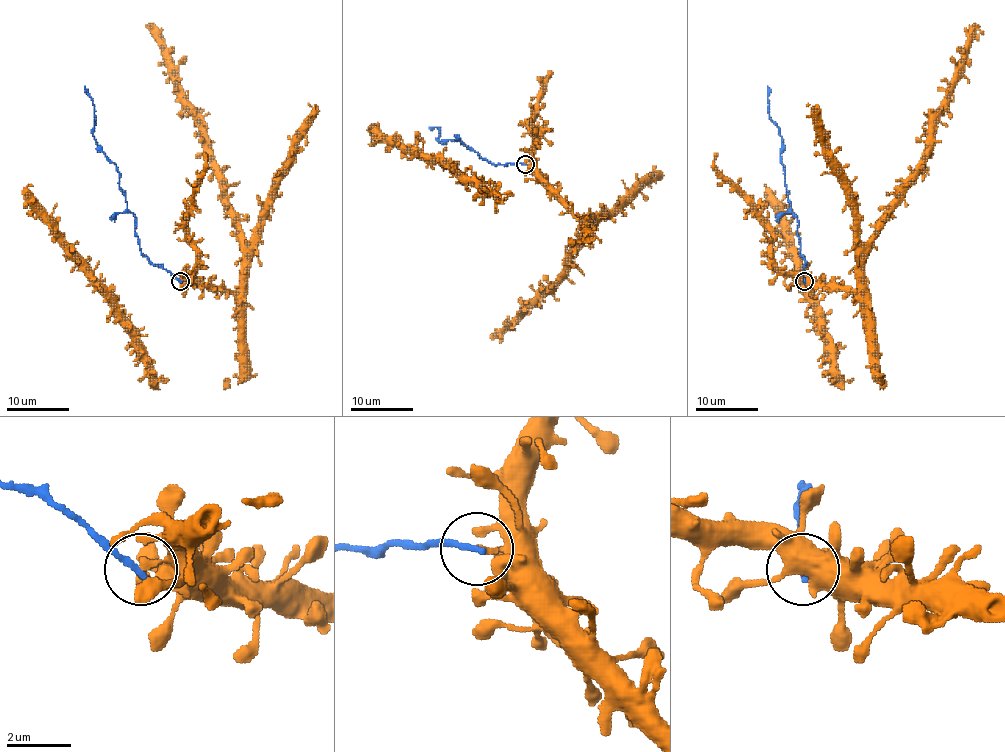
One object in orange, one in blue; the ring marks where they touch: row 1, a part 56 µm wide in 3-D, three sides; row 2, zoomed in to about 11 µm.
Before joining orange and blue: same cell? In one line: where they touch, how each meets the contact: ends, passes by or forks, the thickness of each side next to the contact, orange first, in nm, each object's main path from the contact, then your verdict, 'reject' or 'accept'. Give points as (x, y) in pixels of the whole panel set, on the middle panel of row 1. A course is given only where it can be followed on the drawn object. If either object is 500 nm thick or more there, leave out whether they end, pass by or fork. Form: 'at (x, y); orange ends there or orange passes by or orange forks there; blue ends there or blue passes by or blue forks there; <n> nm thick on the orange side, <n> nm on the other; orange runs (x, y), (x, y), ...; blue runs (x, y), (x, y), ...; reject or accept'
at (525, 164); orange ends there; blue ends there; 240 nm thick on the orange side, 200 nm on the other; orange runs (524, 164), (587, 224), (584, 236), (571, 253), (571, 263), (513, 322), (490, 336); blue runs (524, 164), (492, 164), (463, 144), (437, 139), (438, 128), (429, 127); reject

